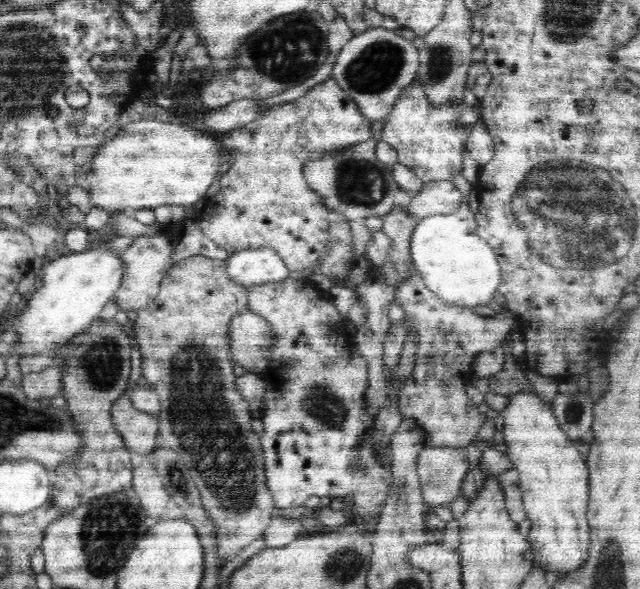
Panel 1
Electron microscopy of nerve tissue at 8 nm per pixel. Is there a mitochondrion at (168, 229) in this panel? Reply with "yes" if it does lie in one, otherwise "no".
no

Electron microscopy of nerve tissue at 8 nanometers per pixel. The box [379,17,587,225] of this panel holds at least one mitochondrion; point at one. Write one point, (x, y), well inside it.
(439, 55)

